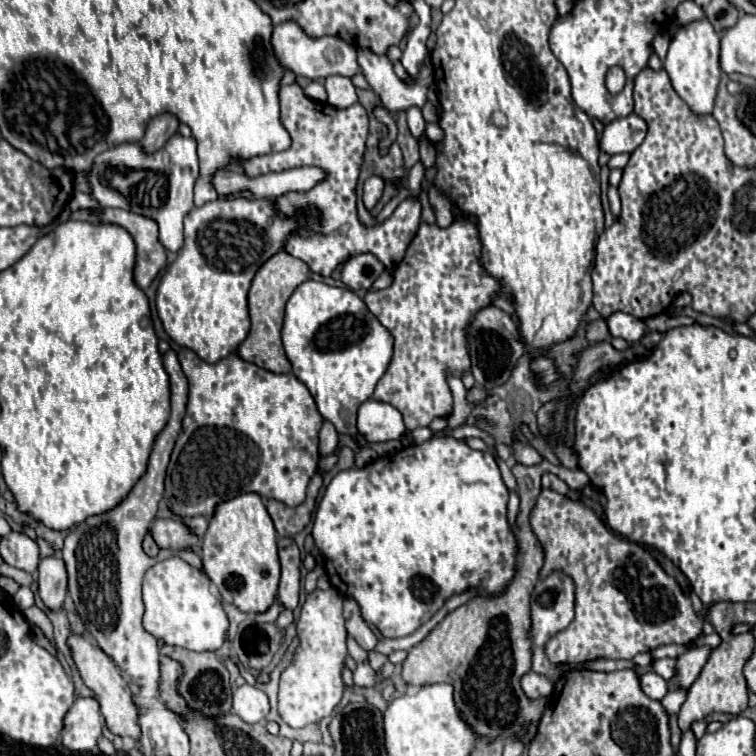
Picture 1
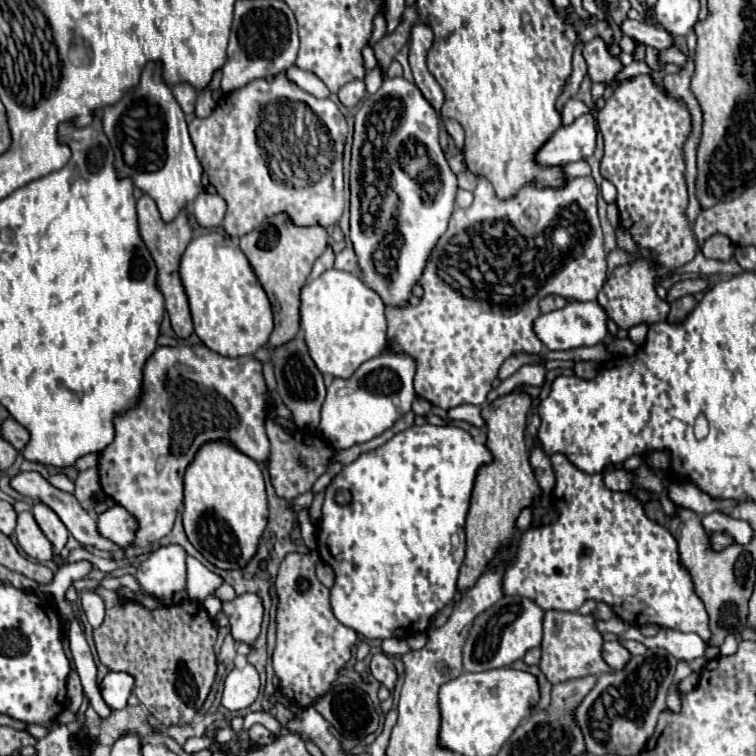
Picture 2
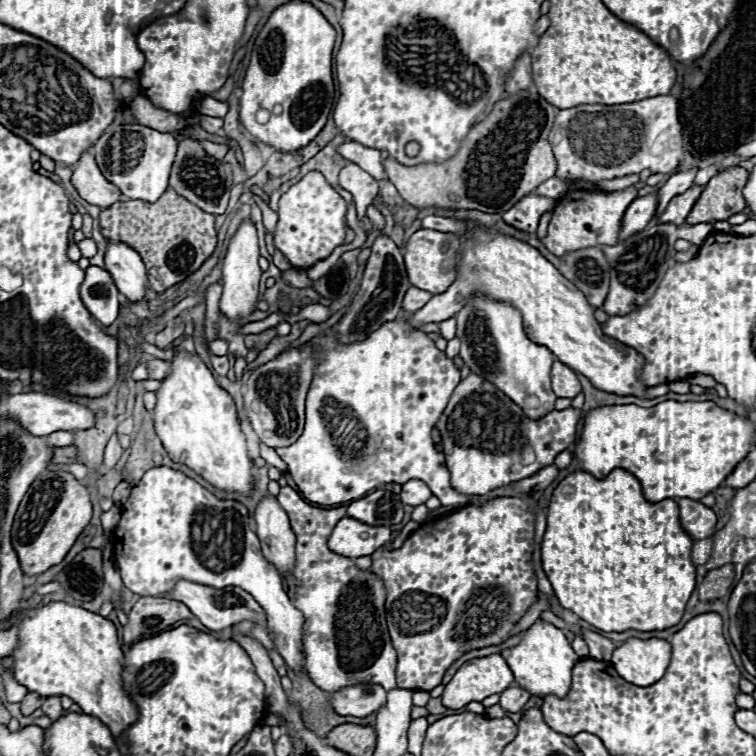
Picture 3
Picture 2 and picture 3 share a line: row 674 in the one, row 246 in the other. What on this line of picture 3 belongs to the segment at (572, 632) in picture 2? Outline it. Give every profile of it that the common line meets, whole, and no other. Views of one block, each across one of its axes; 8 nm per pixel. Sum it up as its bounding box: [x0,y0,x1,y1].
[542,186,638,256]

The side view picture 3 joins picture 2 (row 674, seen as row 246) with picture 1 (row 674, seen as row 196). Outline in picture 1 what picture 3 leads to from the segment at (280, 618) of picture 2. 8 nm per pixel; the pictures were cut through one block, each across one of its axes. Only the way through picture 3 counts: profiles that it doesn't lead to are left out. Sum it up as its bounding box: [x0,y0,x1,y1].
[278,588,348,728]

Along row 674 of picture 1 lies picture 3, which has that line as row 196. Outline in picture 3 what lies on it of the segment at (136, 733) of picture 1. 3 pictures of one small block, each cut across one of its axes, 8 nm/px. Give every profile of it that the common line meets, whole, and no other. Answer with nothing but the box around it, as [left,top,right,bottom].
[72,152,122,208]

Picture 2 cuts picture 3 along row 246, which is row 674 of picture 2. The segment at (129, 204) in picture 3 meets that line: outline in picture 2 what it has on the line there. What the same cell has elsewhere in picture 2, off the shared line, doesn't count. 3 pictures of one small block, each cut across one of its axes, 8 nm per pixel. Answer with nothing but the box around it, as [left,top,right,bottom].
[92,586,216,726]

